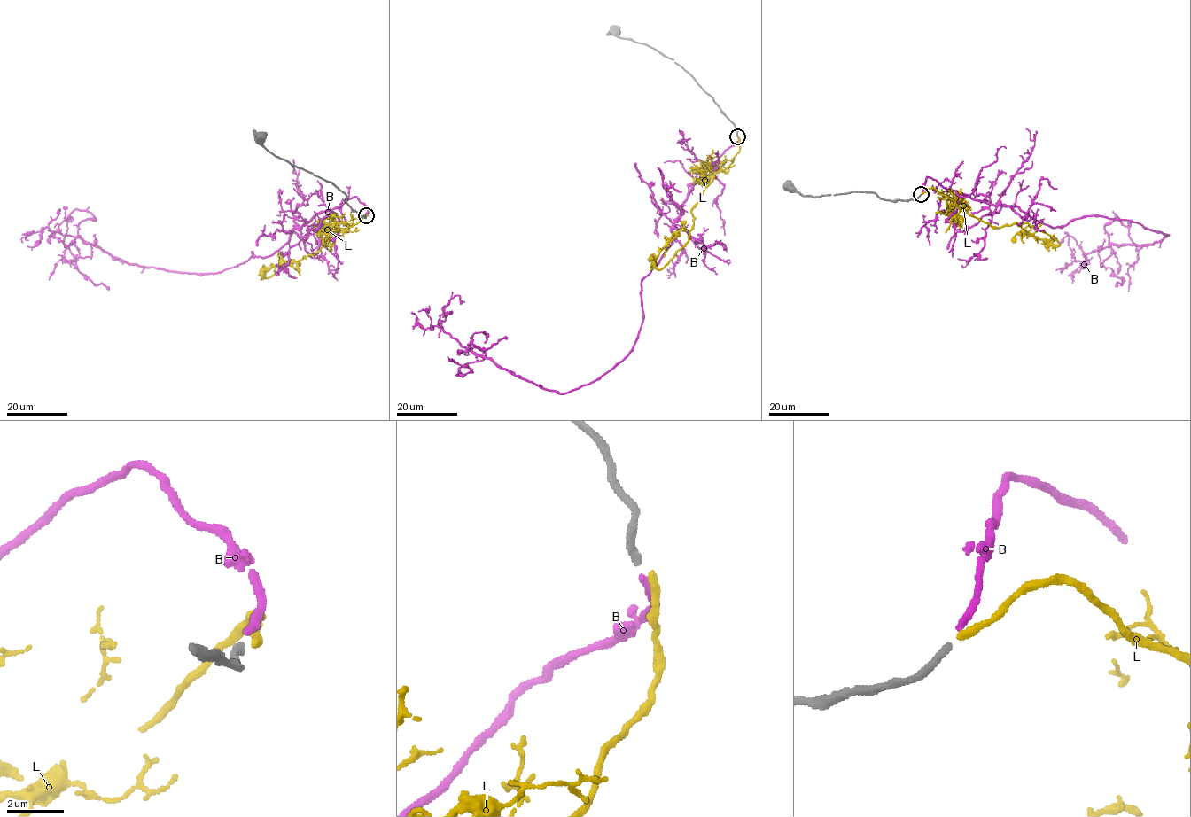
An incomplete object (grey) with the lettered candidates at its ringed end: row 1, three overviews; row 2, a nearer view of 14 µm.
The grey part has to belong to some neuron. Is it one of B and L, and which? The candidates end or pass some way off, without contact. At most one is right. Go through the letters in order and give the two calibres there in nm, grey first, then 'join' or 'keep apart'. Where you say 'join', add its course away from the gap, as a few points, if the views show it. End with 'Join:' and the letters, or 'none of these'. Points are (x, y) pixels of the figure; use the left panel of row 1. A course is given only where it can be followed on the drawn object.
B: 280/280 nm | keep apart
L: 280/280 nm | join | via (367, 215), (315, 253), (269, 277), (265, 272), (288, 260), (296, 263), (299, 271)
Join: L

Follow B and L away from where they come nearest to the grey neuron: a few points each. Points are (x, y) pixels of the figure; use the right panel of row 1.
B: (921, 192), (1168, 234), (1118, 247), (1105, 225), (1138, 252), (1128, 291)
L: (921, 194), (935, 189), (992, 226), (1029, 223), (1059, 244), (1023, 233), (1013, 242)

